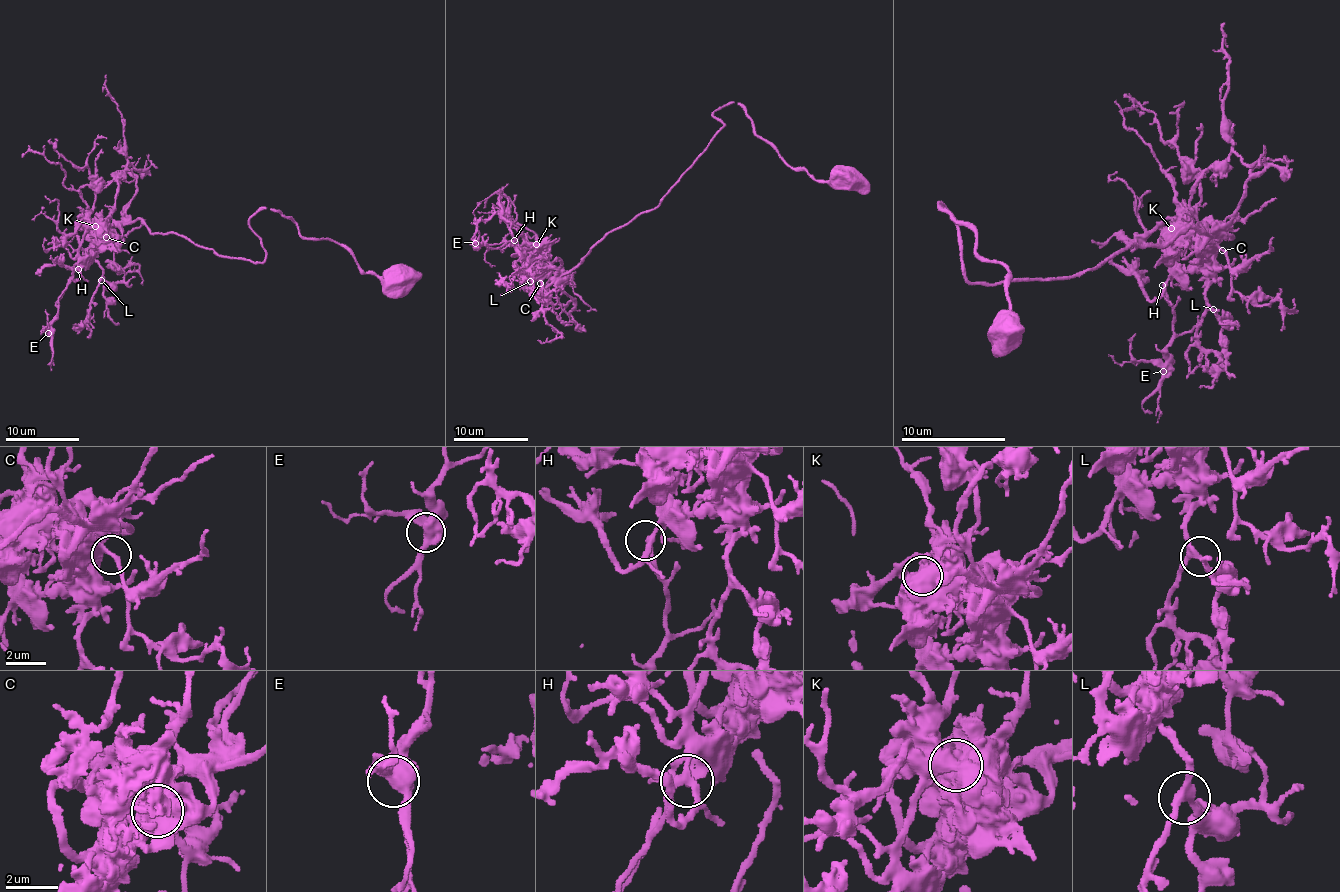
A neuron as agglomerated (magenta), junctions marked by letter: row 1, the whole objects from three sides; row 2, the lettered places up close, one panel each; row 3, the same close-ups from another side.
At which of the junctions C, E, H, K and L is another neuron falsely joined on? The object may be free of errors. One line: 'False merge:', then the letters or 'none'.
False merge: none

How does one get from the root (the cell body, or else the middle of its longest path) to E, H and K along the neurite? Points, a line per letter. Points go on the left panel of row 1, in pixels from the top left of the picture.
E: (395, 284), (267, 207), (250, 219), (266, 253), (257, 262), (149, 232), (137, 219), (79, 263), (48, 333)
H: (395, 284), (267, 207), (250, 219), (263, 262), (219, 256), (137, 219), (78, 269)
K: (395, 284), (267, 207), (250, 219), (263, 262), (219, 256), (138, 219), (111, 233), (95, 226)

